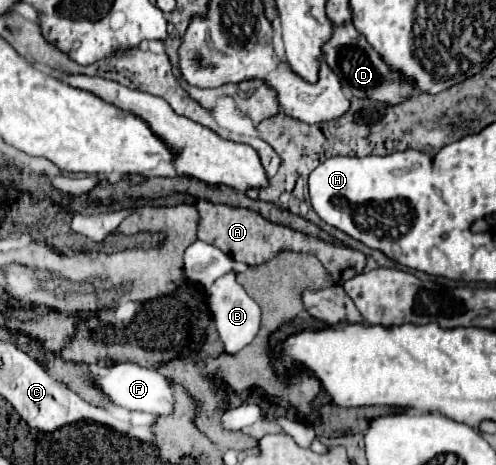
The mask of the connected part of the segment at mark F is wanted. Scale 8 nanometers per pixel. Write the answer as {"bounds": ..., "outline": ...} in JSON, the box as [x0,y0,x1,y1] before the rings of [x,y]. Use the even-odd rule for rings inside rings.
{"bounds":[92,362,172,416],"outline":[[[110,362],[106,368],[100,368],[98,372],[94,372],[92,380],[98,384],[104,396],[116,406],[122,406],[126,410],[150,412],[154,416],[172,412],[172,386],[170,386],[172,380],[168,380],[156,370],[142,368],[130,362]]]}

